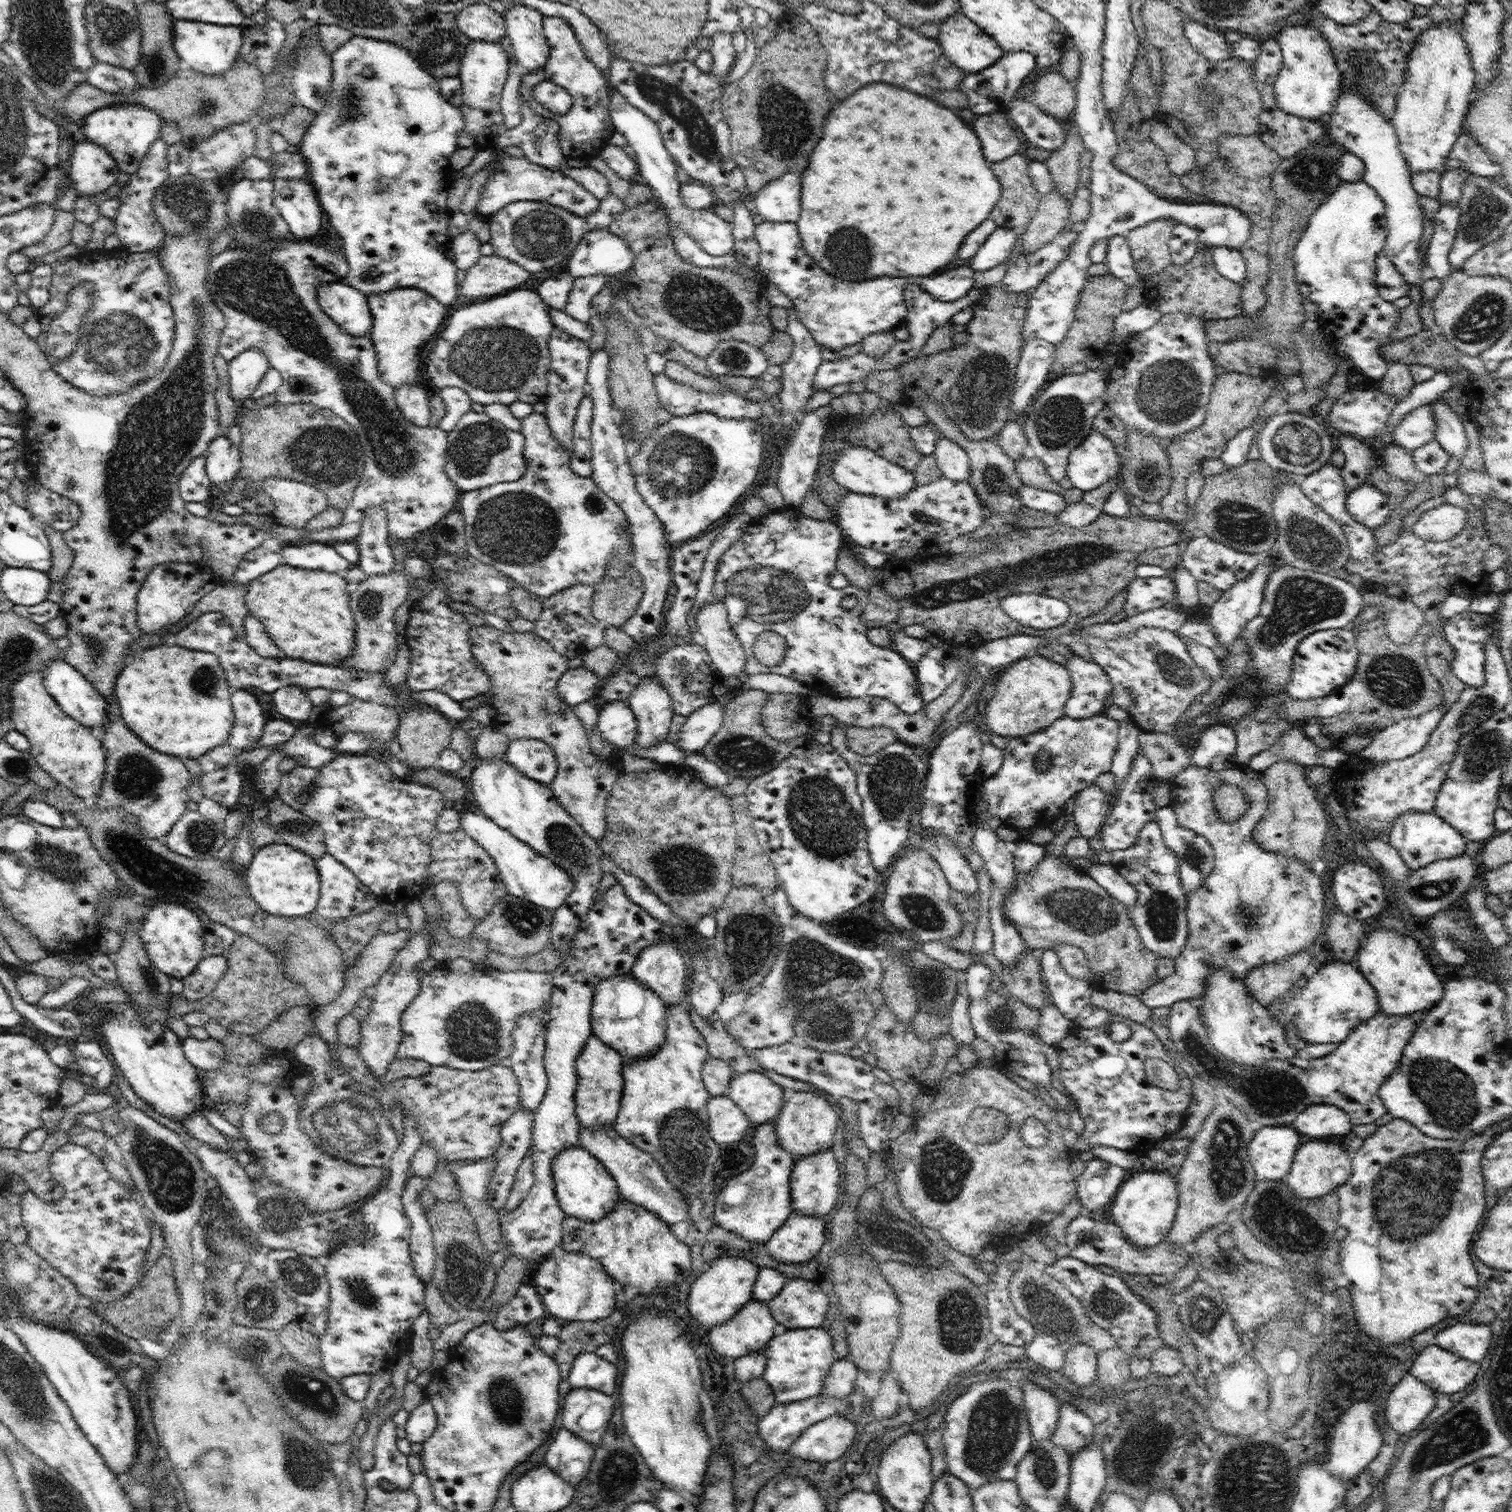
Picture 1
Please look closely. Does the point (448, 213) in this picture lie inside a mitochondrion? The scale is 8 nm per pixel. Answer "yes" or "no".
no

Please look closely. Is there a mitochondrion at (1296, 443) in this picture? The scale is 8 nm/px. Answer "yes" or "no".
yes

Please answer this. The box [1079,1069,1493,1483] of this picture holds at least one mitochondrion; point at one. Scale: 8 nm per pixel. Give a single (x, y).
(1409, 1198)

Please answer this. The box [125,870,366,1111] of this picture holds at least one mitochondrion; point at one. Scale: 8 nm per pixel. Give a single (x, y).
(282, 941)

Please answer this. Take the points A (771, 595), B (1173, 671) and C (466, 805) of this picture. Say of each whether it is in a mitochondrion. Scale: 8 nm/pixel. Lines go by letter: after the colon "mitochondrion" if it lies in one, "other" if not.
A: mitochondrion
B: mitochondrion
C: other

